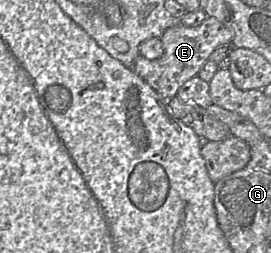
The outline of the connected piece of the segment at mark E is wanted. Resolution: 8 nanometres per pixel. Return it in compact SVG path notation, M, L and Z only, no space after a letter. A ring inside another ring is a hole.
M213 17L206 18L197 27L185 27L180 23L168 28L160 37L163 54L160 58L149 60L139 55L130 67L165 101L176 97L179 88L189 79L196 77L218 47L230 45L233 30Z

